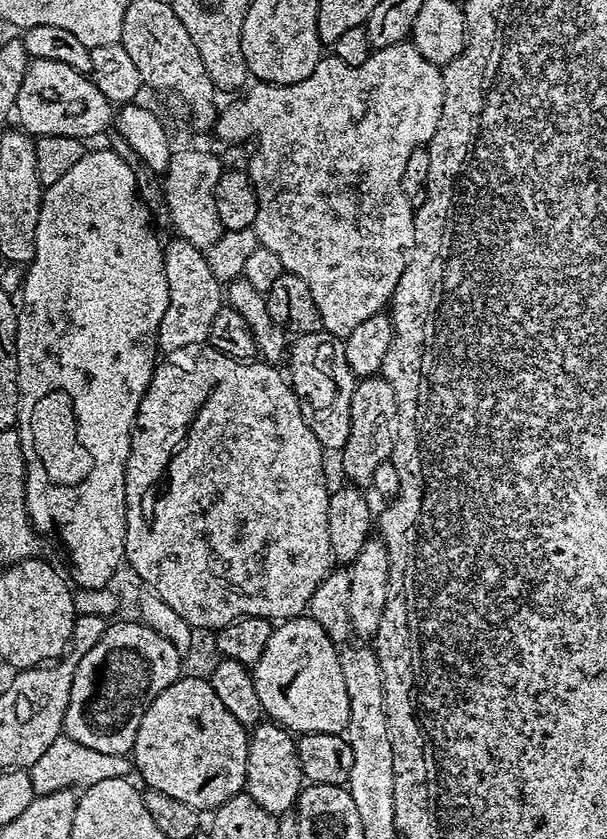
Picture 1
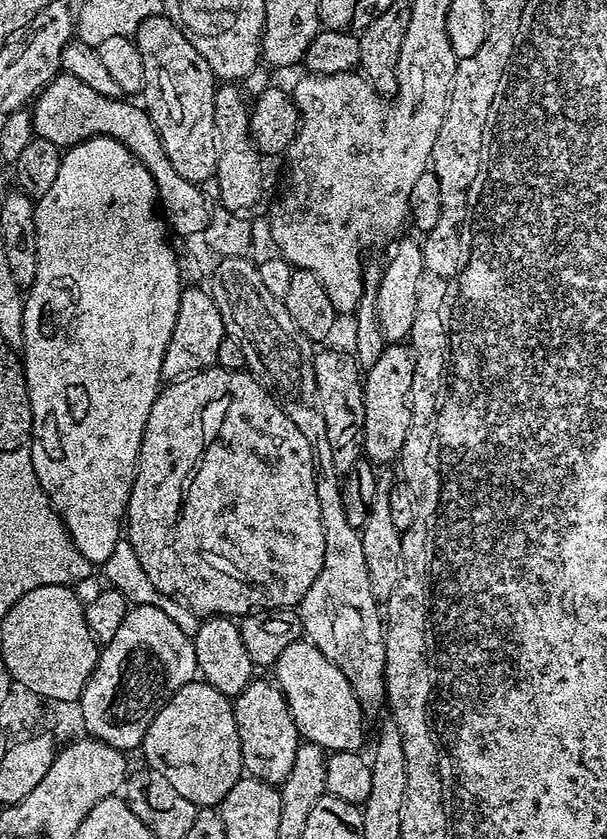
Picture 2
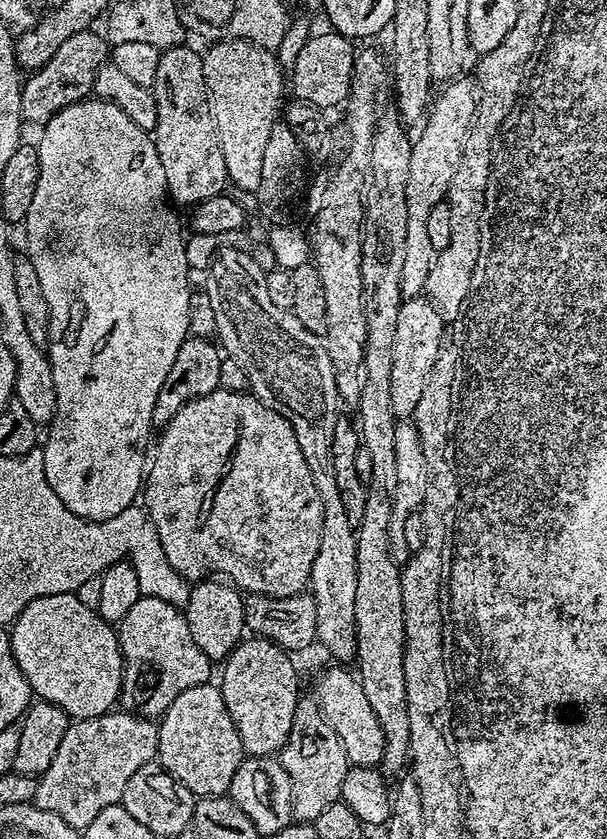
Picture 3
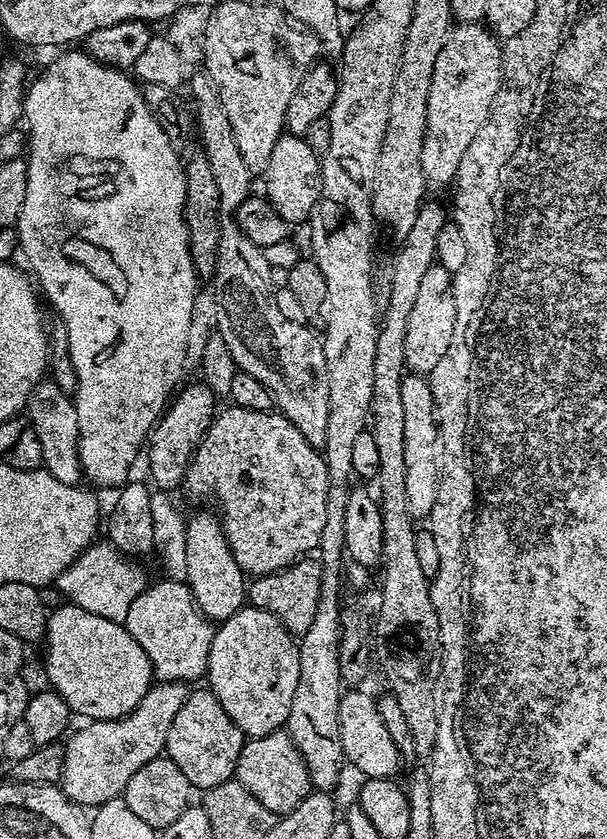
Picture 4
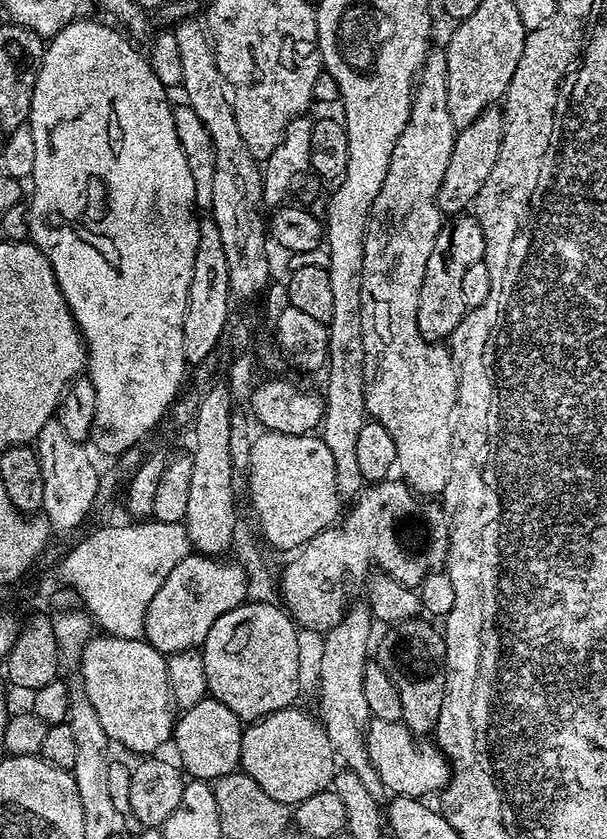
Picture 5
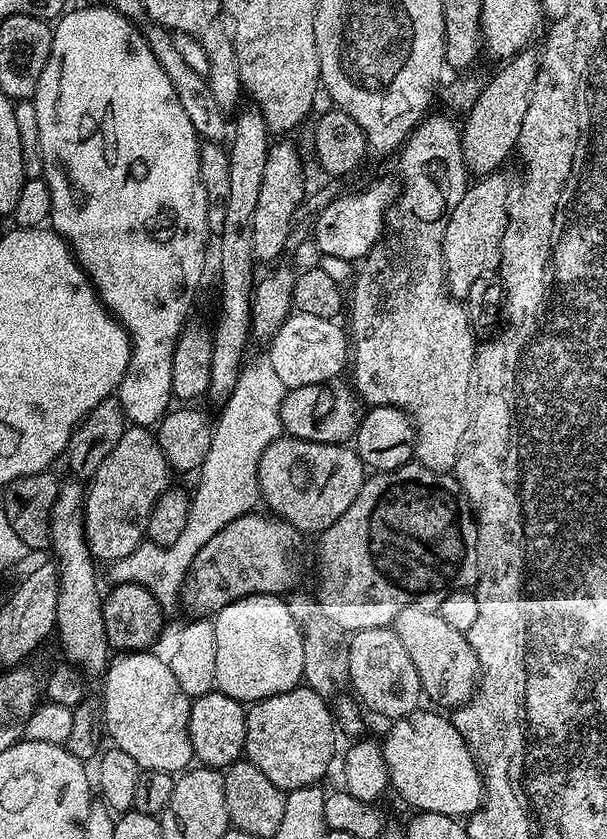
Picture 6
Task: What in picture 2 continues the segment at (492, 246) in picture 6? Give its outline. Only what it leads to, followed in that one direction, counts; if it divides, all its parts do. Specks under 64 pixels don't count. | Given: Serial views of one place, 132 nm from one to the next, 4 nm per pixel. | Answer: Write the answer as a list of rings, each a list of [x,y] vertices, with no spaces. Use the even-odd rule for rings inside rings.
[[[404,342],[389,343],[382,350],[378,362],[363,373],[364,405],[364,451],[373,465],[388,464],[399,457],[406,442],[406,434],[412,421],[412,376],[416,372],[416,357],[409,345]]]

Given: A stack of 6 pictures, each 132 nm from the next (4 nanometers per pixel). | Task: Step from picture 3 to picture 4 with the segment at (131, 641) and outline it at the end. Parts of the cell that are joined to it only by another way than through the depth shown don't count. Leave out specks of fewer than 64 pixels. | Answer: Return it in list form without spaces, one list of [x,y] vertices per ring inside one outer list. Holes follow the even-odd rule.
[[[163,579],[157,584],[149,583],[134,598],[122,623],[134,642],[146,650],[152,663],[153,677],[157,681],[193,682],[208,671],[214,624],[200,613],[200,607],[185,581]]]

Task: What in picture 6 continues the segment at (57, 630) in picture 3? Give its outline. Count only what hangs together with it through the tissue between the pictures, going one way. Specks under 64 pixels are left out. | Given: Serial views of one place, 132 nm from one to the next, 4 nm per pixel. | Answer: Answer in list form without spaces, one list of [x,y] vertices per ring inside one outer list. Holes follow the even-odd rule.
[[[125,651],[111,657],[108,671],[102,677],[104,683],[104,712],[102,708],[102,724],[112,735],[111,743],[115,747],[126,750],[134,762],[138,762],[141,770],[146,772],[170,772],[179,774],[193,763],[192,747],[188,723],[192,700],[184,693],[178,678],[174,678],[174,670],[170,670],[167,659],[162,655],[155,656],[155,651]]]

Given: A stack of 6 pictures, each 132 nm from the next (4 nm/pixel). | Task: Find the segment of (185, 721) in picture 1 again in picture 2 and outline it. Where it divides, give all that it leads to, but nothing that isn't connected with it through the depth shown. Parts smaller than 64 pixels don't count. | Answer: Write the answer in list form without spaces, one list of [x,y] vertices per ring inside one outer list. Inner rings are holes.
[[[200,678],[181,686],[169,698],[168,703],[162,706],[162,710],[158,710],[154,722],[150,722],[144,735],[143,752],[143,763],[147,767],[158,770],[162,778],[174,785],[174,790],[178,790],[178,794],[190,798],[190,802],[198,806],[219,805],[220,801],[226,798],[226,794],[230,794],[230,790],[242,779],[242,773],[245,771],[238,742],[238,726],[234,722],[233,701]]]

